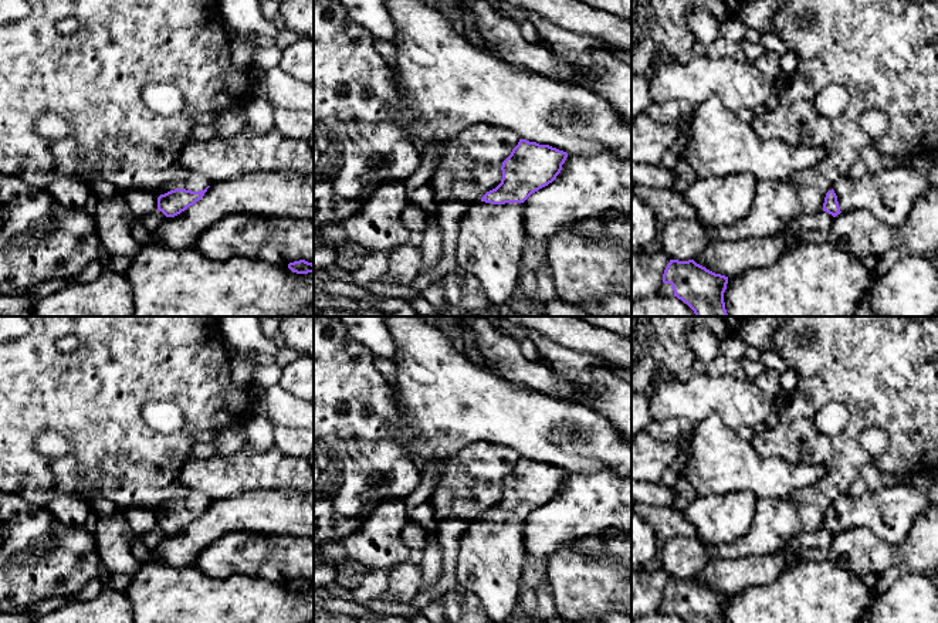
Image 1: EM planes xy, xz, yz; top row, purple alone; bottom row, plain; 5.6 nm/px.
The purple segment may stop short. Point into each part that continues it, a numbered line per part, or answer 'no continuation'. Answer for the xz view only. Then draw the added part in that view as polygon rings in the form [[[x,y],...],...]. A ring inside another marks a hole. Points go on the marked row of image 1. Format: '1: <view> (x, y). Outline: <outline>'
1: xz (490, 243). Outline: [[[480,200],[470,204],[460,224],[456,255],[458,267],[478,278],[492,305],[482,314],[494,312],[511,302],[519,288],[521,257],[525,243],[522,203],[491,204]]]

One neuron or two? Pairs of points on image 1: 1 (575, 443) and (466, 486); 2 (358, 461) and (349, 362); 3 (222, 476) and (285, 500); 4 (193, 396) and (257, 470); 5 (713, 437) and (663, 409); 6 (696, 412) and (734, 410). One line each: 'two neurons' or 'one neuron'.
1: two neurons
2: one neuron
3: two neurons
4: two neurons
5: two neurons
6: one neuron

